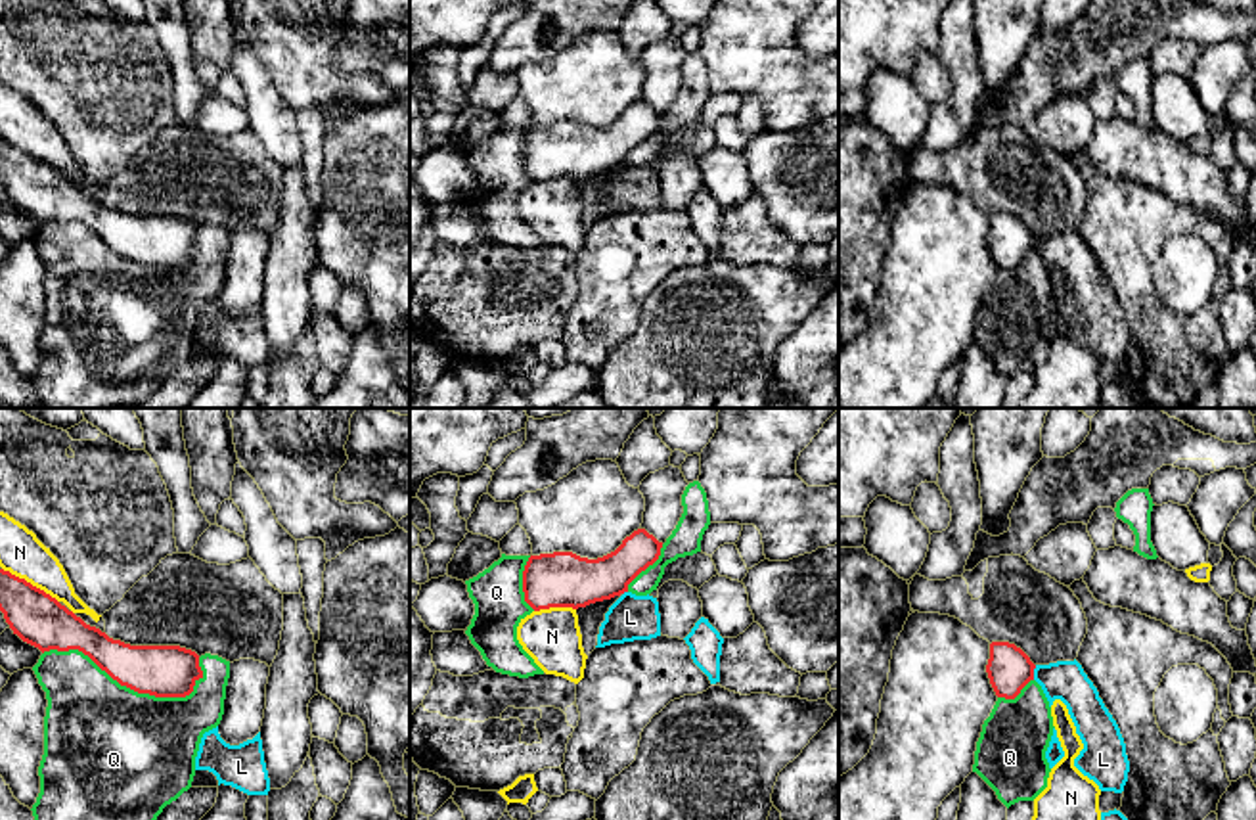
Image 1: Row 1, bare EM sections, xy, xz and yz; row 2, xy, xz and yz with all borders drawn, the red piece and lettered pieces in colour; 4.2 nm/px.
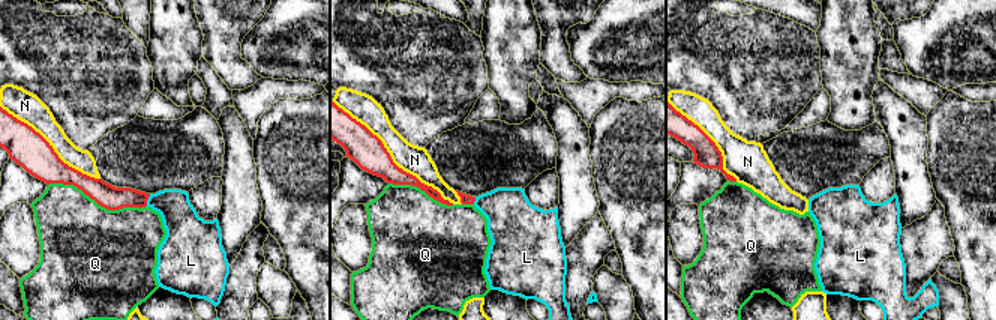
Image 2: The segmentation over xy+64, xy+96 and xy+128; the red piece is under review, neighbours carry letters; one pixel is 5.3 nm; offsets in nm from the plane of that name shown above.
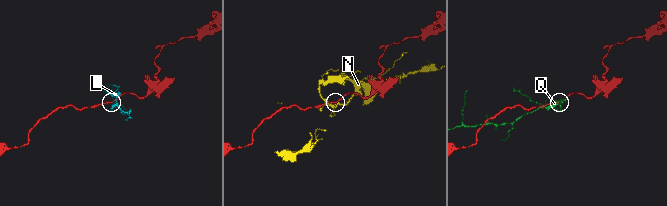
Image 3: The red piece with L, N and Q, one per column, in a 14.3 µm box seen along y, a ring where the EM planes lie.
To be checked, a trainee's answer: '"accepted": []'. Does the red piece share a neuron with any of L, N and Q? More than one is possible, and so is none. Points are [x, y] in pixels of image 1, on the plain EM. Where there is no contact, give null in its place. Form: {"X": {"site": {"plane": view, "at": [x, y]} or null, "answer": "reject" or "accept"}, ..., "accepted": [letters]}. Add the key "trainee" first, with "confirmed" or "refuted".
{"trainee": "confirmed", "L": {"site": {"plane": "yz", "at": [1032, 244]}, "answer": "reject"}, "N": {"site": {"plane": "xy", "at": [29, 154]}, "answer": "reject"}, "Q": {"site": {"plane": "xy", "at": [125, 255]}, "answer": "reject"}, "accepted": []}

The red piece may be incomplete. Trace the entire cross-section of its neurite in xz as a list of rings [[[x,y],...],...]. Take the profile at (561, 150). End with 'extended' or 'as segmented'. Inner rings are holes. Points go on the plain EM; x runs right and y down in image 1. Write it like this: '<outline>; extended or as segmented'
[[[645,100],[597,130],[572,123],[530,126],[523,142],[525,172],[534,180],[586,178],[628,163],[628,155],[661,126],[659,113]]]; as segmented

